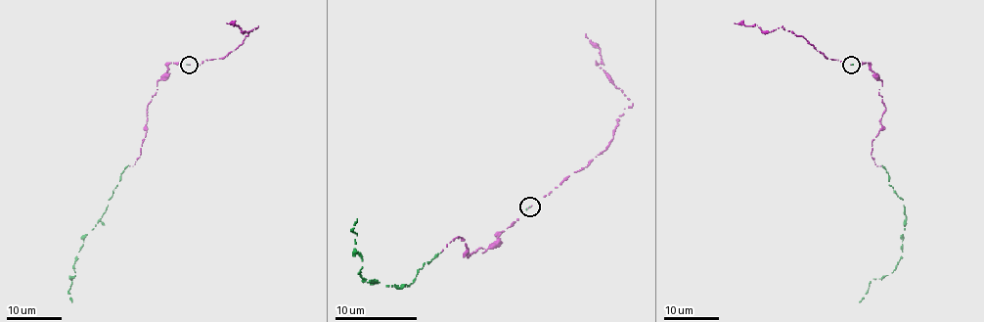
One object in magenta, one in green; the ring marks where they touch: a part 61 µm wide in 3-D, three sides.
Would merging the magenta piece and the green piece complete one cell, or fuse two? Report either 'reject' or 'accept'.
reject

